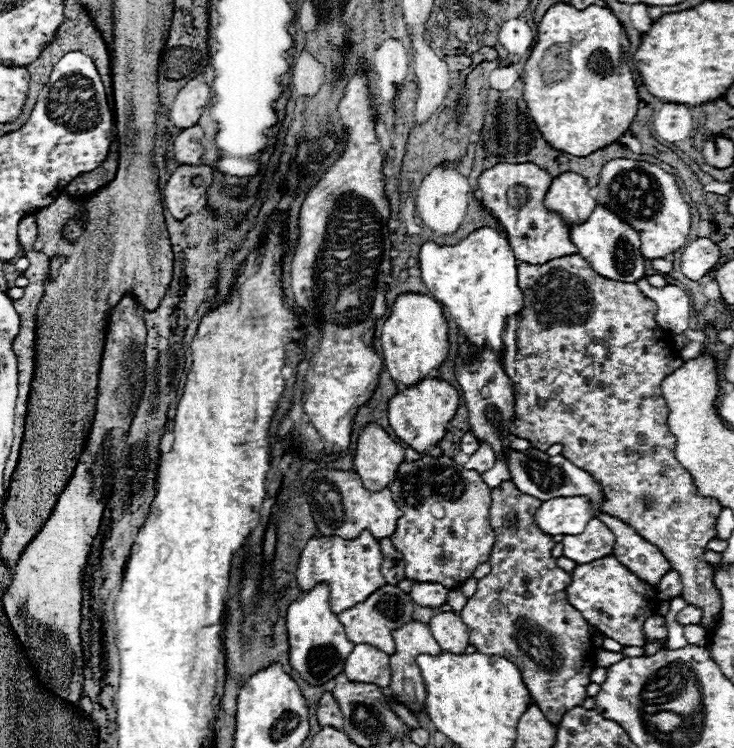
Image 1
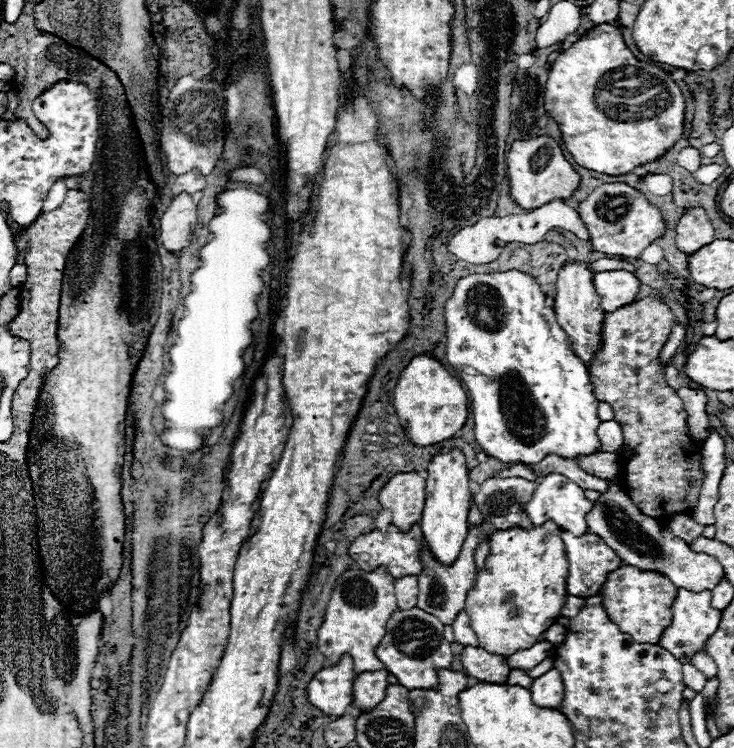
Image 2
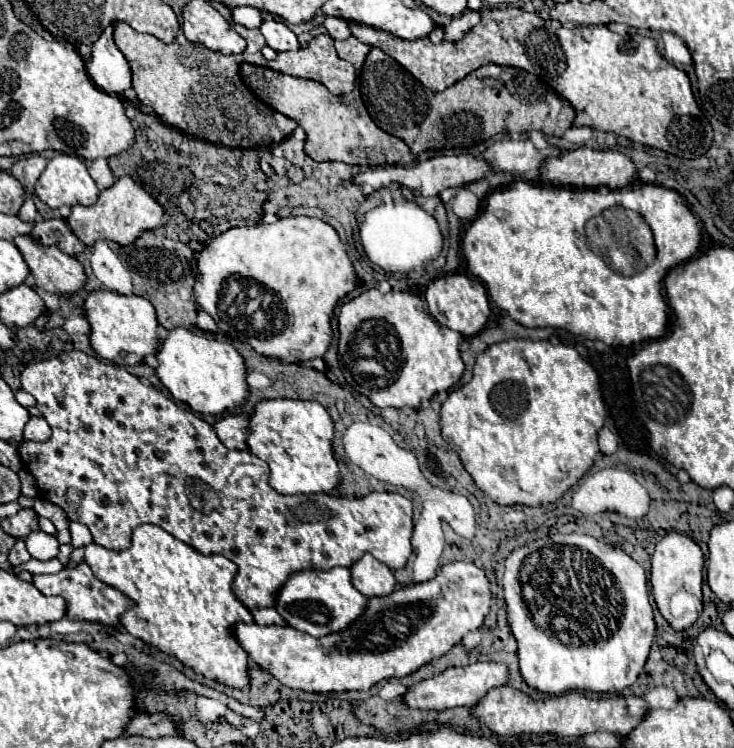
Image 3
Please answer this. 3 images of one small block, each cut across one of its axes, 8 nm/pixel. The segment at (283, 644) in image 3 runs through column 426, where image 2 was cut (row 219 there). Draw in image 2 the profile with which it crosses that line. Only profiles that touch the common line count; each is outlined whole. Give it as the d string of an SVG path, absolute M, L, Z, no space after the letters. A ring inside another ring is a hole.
M602 184L578 204L578 214L586 224L592 248L604 254L638 258L646 246L664 234L664 220L658 208L650 206L644 194L628 184Z

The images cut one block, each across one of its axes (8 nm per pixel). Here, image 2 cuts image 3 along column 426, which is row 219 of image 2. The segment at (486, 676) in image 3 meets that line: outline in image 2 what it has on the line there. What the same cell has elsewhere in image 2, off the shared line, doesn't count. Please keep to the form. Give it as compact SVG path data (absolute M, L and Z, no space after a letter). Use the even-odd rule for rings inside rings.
M688 208L676 224L676 246L684 254L692 254L714 240L714 226L704 208Z

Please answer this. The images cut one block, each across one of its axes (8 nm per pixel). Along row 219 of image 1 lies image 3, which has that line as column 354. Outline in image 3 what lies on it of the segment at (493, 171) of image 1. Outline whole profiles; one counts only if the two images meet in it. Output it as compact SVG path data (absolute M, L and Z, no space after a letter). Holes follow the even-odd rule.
M72 350L72 352L62 352L60 356L50 358L50 360L28 364L26 370L20 376L20 382L22 382L22 388L36 398L36 408L44 414L46 422L52 428L52 436L50 436L48 442L24 442L24 444L20 444L18 446L20 460L22 460L24 468L36 478L38 496L44 498L44 500L50 500L56 506L60 506L70 520L86 524L90 528L92 536L94 536L94 542L100 544L100 546L106 546L106 548L112 548L112 550L128 548L132 530L136 526L144 524L144 522L156 524L156 526L164 528L168 534L172 534L174 538L178 538L184 544L192 546L194 550L198 550L204 556L220 554L220 556L232 560L238 566L236 580L232 582L234 594L250 610L262 608L262 606L272 606L274 604L274 594L286 582L286 576L290 572L296 572L296 570L302 570L302 568L350 566L366 550L376 560L386 564L390 570L398 570L398 568L406 566L406 562L408 562L408 558L412 554L410 540L412 540L412 530L414 530L414 520L412 520L414 506L402 494L398 494L398 492L370 492L364 498L346 498L346 496L332 496L332 494L296 494L296 498L294 496L282 496L282 494L278 494L276 490L272 490L268 486L269 467L266 462L256 458L256 456L250 456L250 452L246 452L246 450L228 450L218 440L214 428L208 422L200 420L190 410L180 408L174 400L170 400L168 396L164 396L156 388L142 384L136 376L126 372L124 366L118 366L118 364L112 364L112 362L106 362L106 360L98 362L94 356L88 356L88 354L78 352L78 350Z

